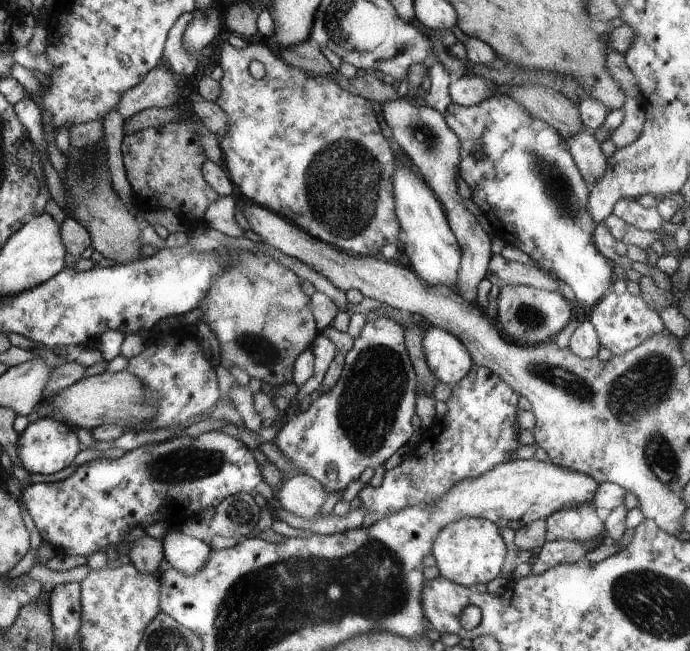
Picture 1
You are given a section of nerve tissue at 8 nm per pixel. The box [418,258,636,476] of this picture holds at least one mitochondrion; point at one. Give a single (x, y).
(531, 318)

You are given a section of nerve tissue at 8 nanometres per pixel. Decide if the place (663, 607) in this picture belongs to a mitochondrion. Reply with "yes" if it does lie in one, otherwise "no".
yes

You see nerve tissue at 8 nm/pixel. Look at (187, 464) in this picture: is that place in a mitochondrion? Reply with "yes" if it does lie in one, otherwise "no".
yes

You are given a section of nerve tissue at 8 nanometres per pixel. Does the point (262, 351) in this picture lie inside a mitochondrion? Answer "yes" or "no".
yes

